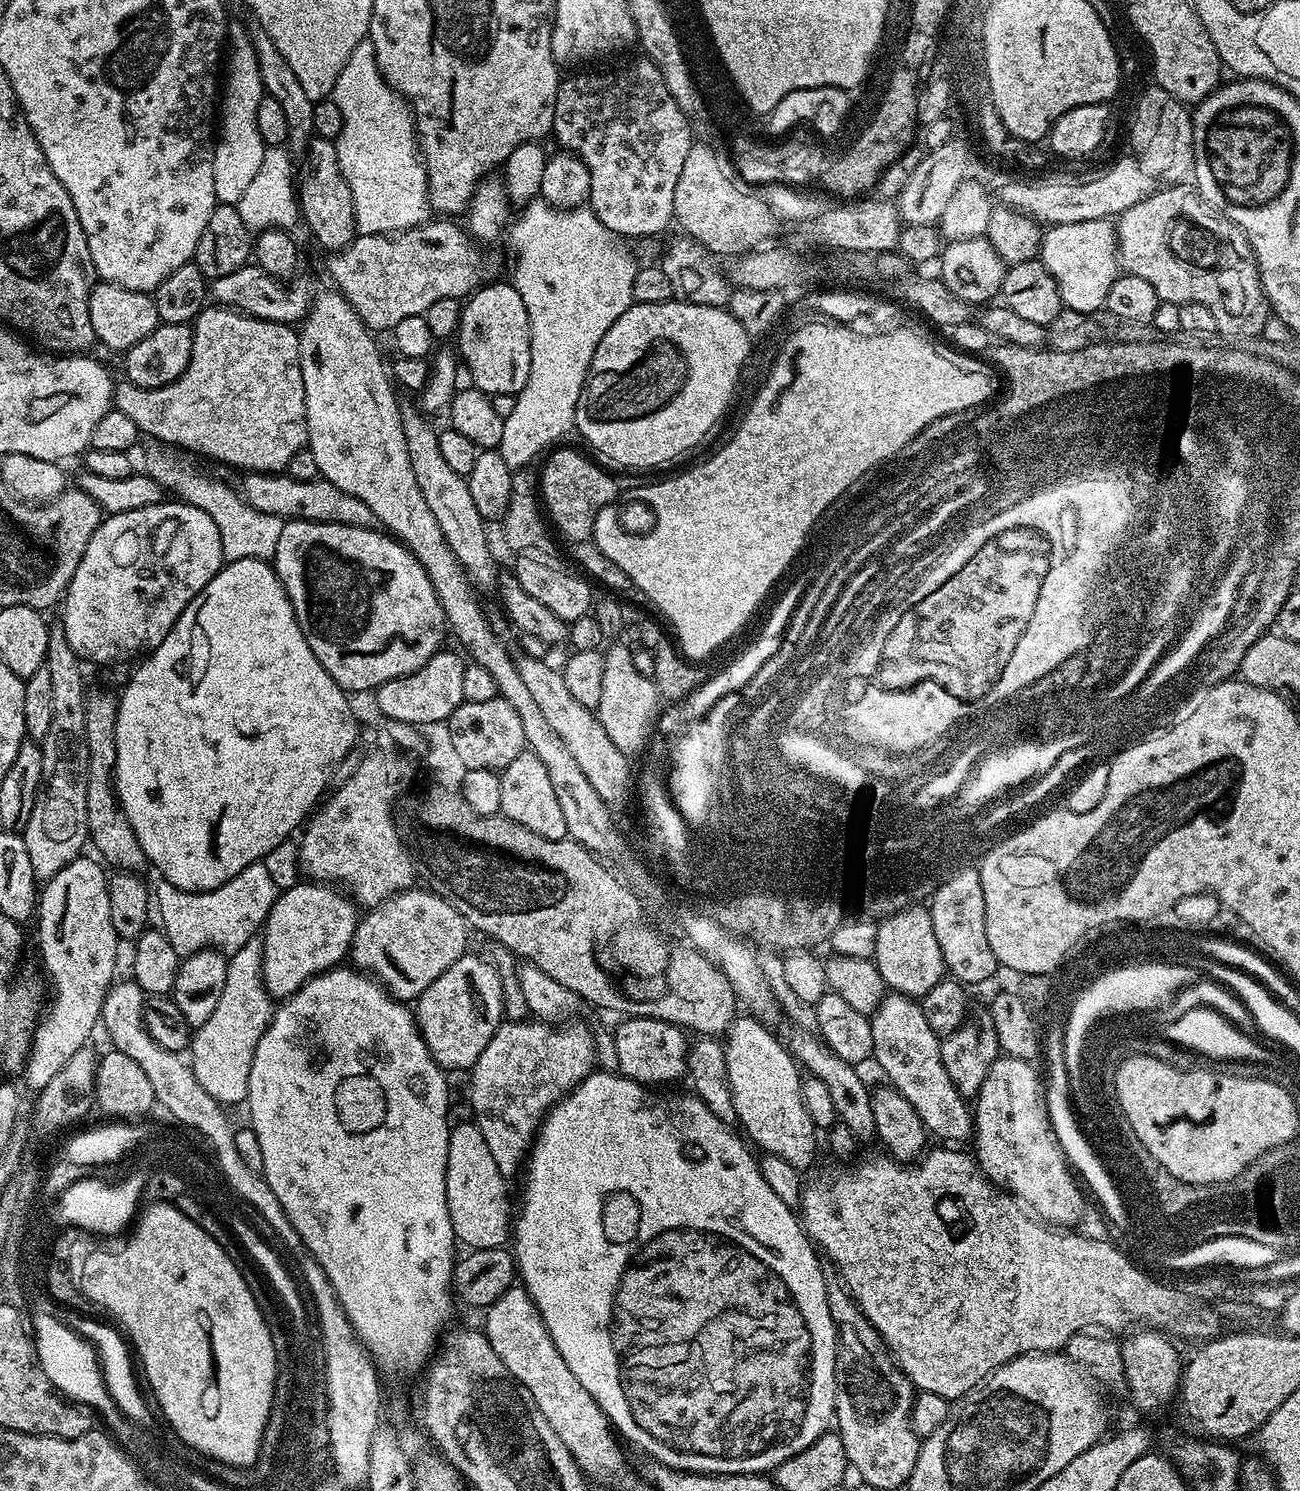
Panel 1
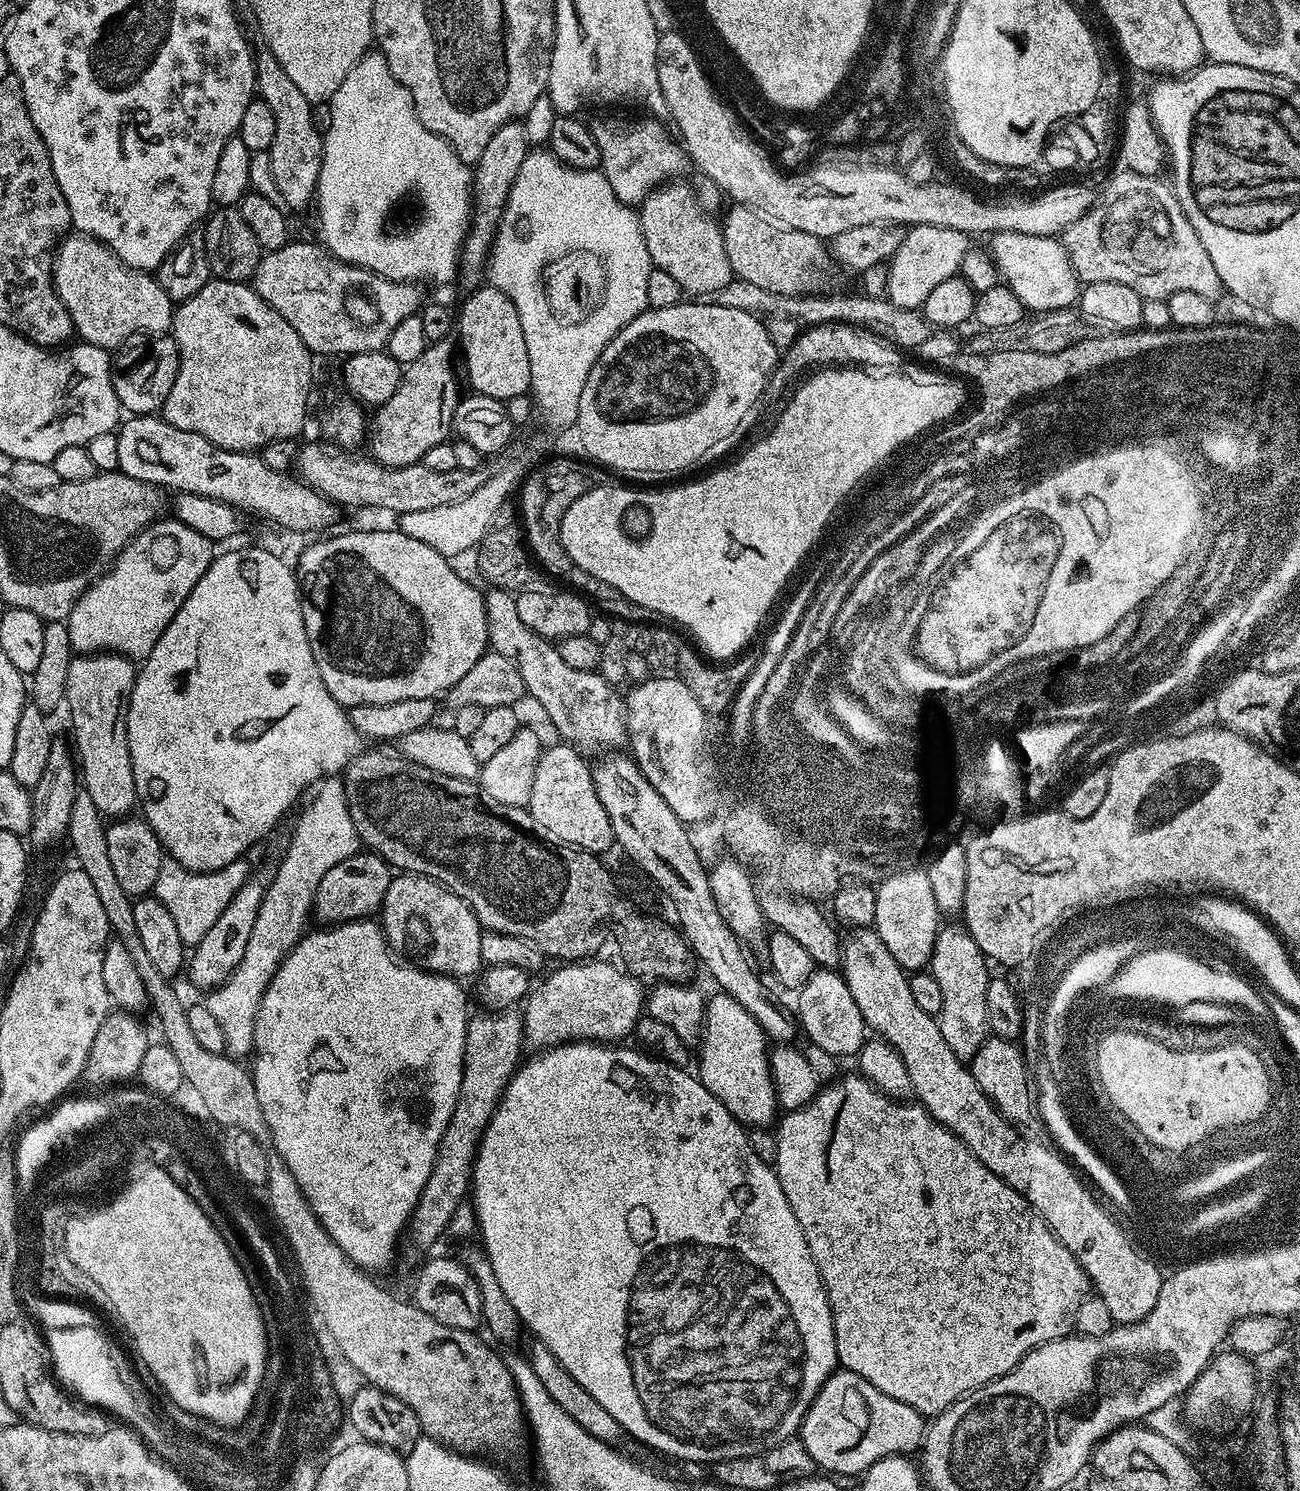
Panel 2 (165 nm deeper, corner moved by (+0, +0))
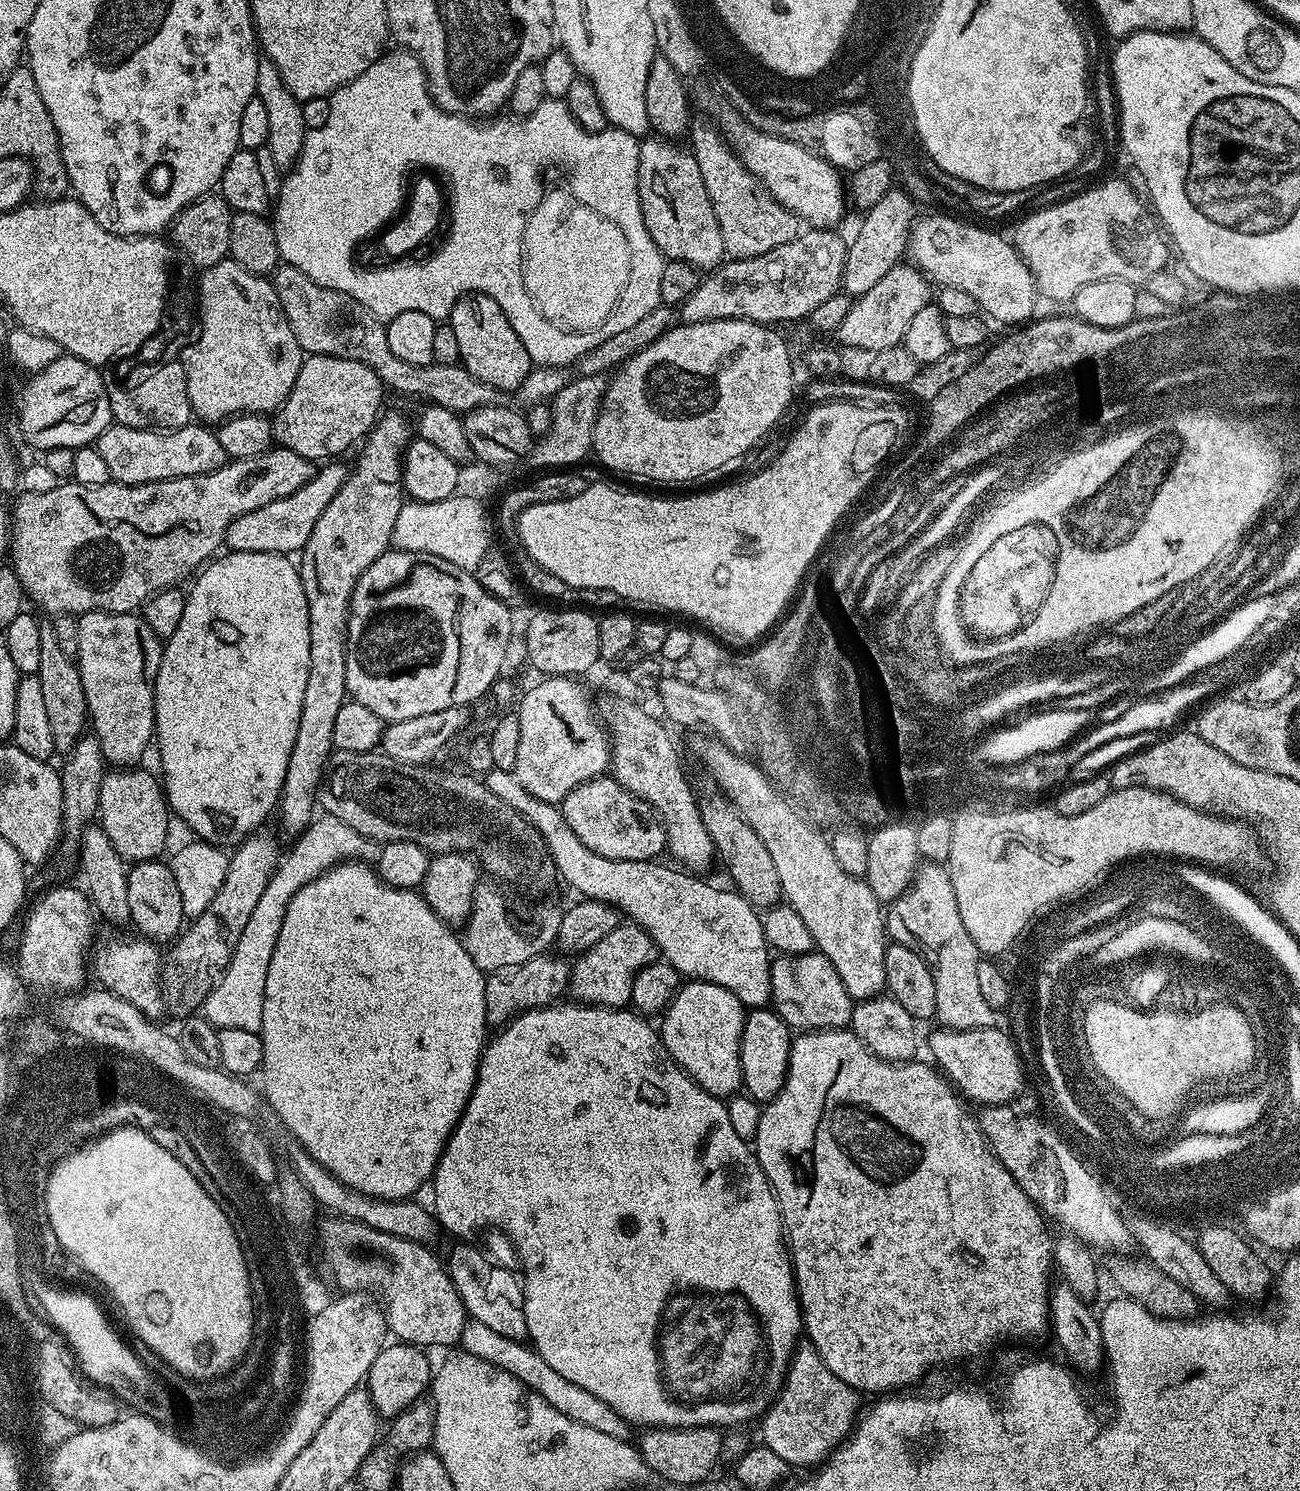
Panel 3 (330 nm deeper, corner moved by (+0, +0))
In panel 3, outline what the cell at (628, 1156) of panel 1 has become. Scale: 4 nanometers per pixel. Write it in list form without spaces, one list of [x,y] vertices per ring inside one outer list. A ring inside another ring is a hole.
[[[557,1002],[549,1004],[547,1008],[531,1008],[528,1012],[520,1013],[503,1025],[497,1031],[500,1033],[493,1040],[491,1037],[485,1043],[480,1057],[480,1069],[476,1072],[476,1085],[470,1094],[468,1104],[464,1107],[464,1113],[460,1115],[456,1129],[452,1131],[451,1138],[444,1145],[444,1152],[436,1164],[436,1171],[430,1181],[432,1196],[436,1199],[436,1208],[434,1207],[436,1220],[445,1233],[449,1232],[450,1235],[456,1236],[452,1238],[472,1238],[479,1228],[499,1230],[509,1237],[518,1257],[519,1271],[522,1273],[523,1305],[531,1347],[535,1348],[536,1353],[542,1358],[546,1358],[546,1362],[550,1362],[550,1366],[554,1366],[554,1370],[558,1370],[562,1378],[574,1382],[574,1386],[582,1386],[582,1390],[590,1390],[594,1398],[602,1398],[602,1402],[606,1402],[606,1406],[614,1409],[621,1418],[628,1421],[629,1425],[640,1424],[639,1426],[644,1428],[715,1428],[717,1430],[728,1430],[733,1426],[748,1426],[752,1419],[755,1421],[763,1417],[776,1395],[780,1393],[780,1387],[784,1385],[784,1375],[788,1373],[788,1363],[792,1360],[792,1353],[796,1351],[796,1345],[802,1340],[800,1299],[796,1297],[796,1279],[792,1277],[792,1261],[789,1249],[786,1247],[784,1220],[780,1216],[780,1204],[776,1201],[772,1183],[768,1181],[762,1166],[756,1161],[756,1153],[750,1147],[749,1141],[738,1138],[738,1133],[731,1128],[730,1118],[724,1109],[725,1101],[702,1090],[677,1066],[674,1058],[666,1050],[666,1046],[660,1041],[659,1031],[653,1025],[651,1028],[648,1025],[651,1023],[643,1015],[627,1007],[606,1008],[598,1004],[564,1003]]]

